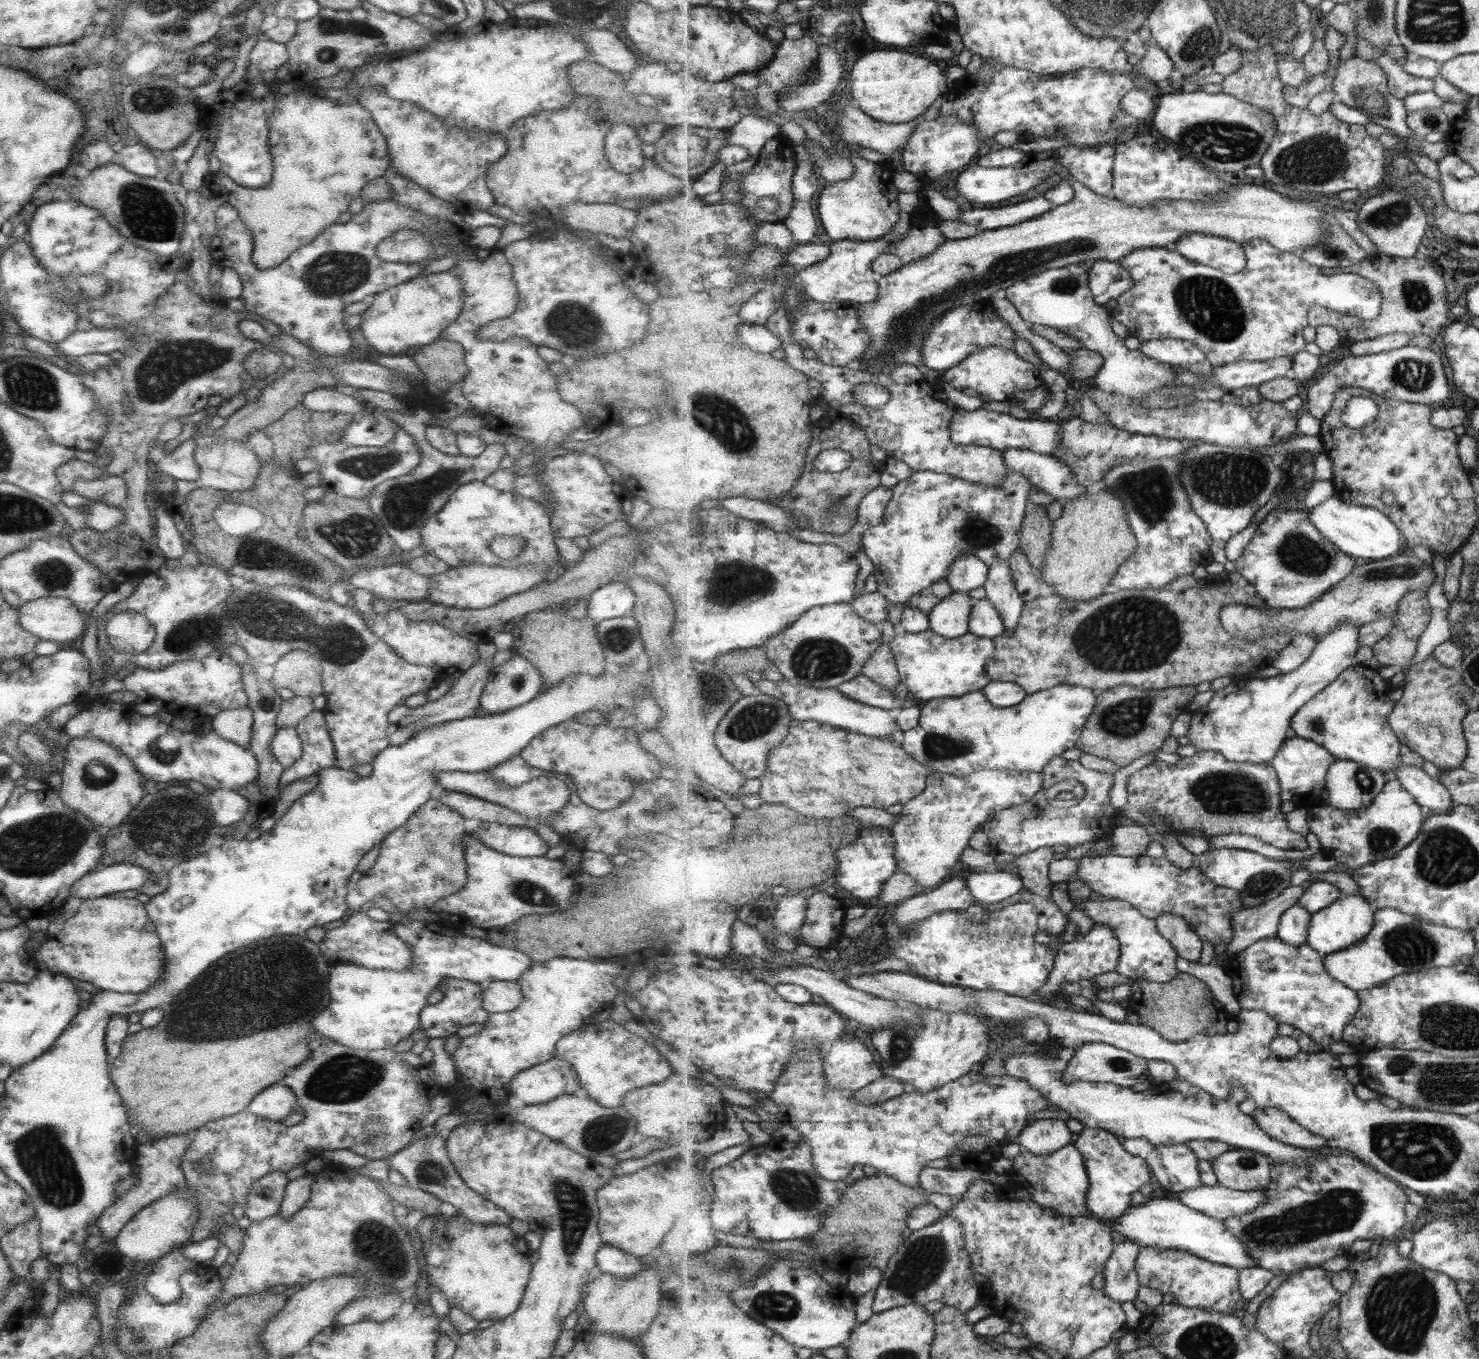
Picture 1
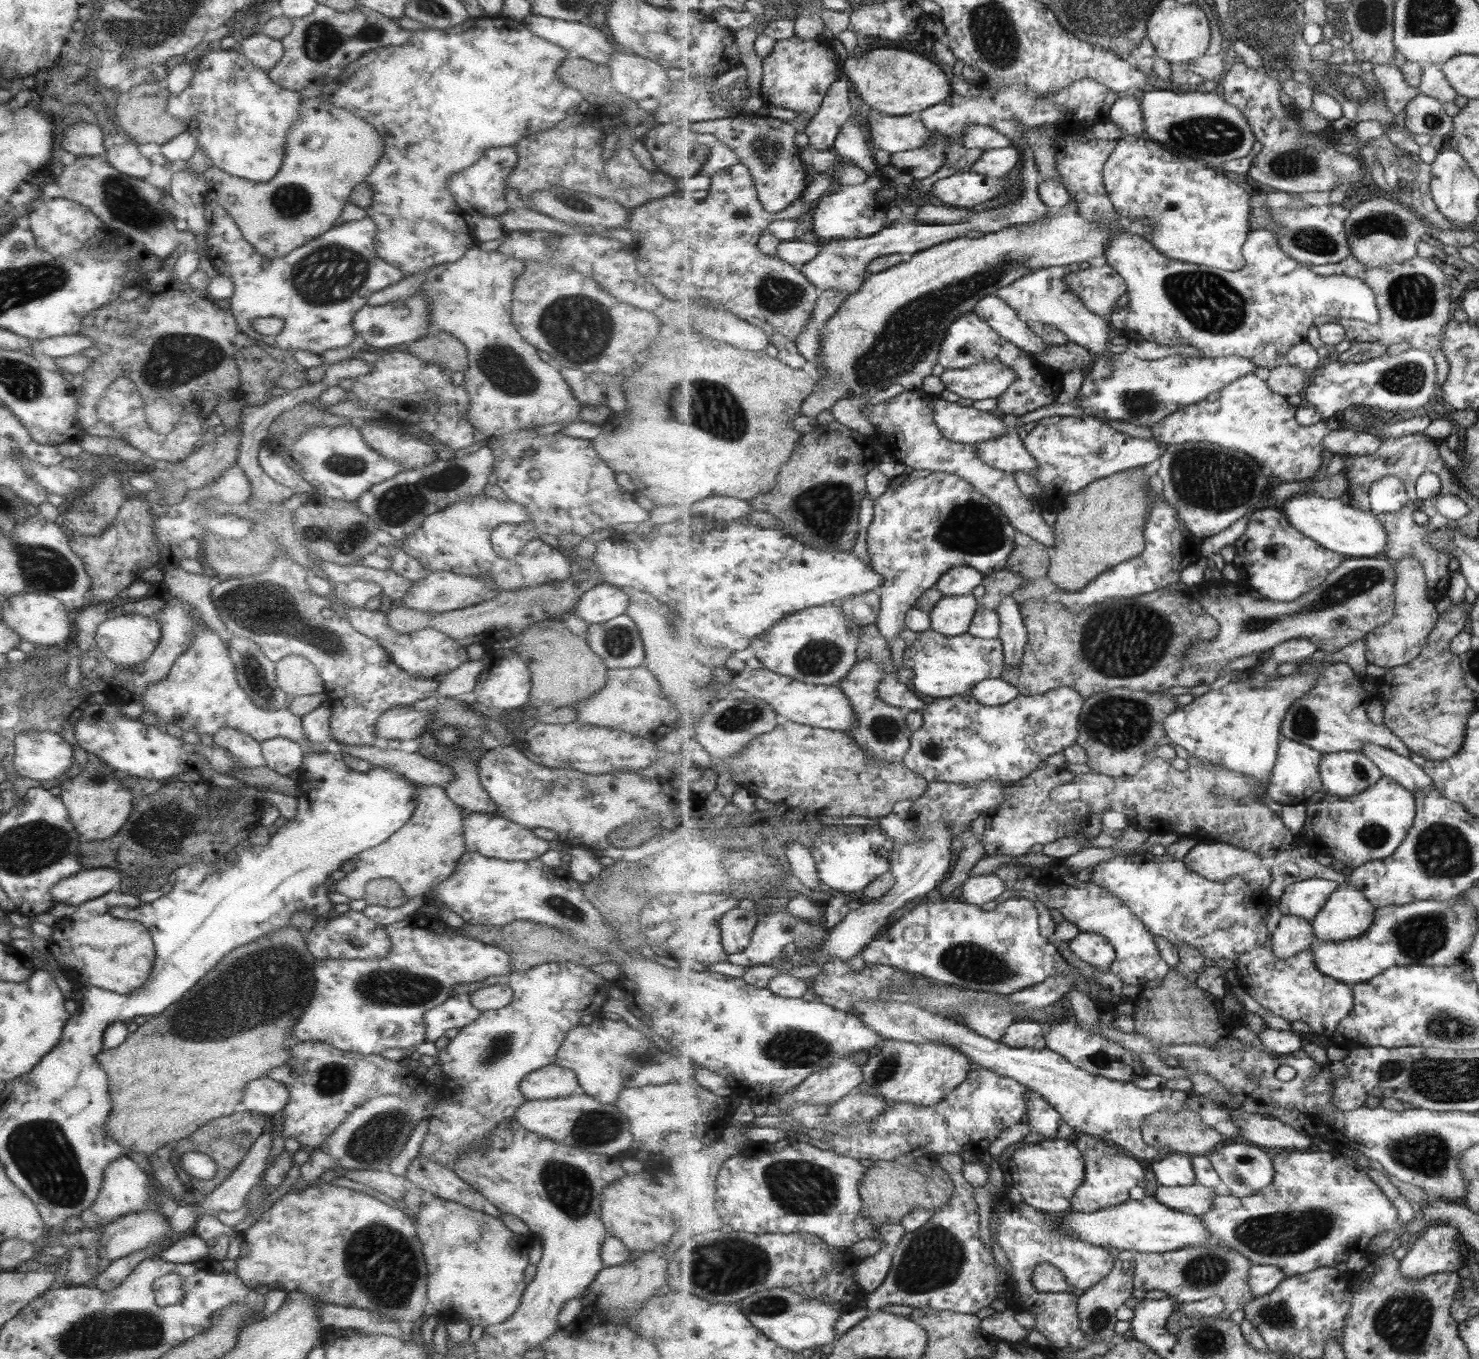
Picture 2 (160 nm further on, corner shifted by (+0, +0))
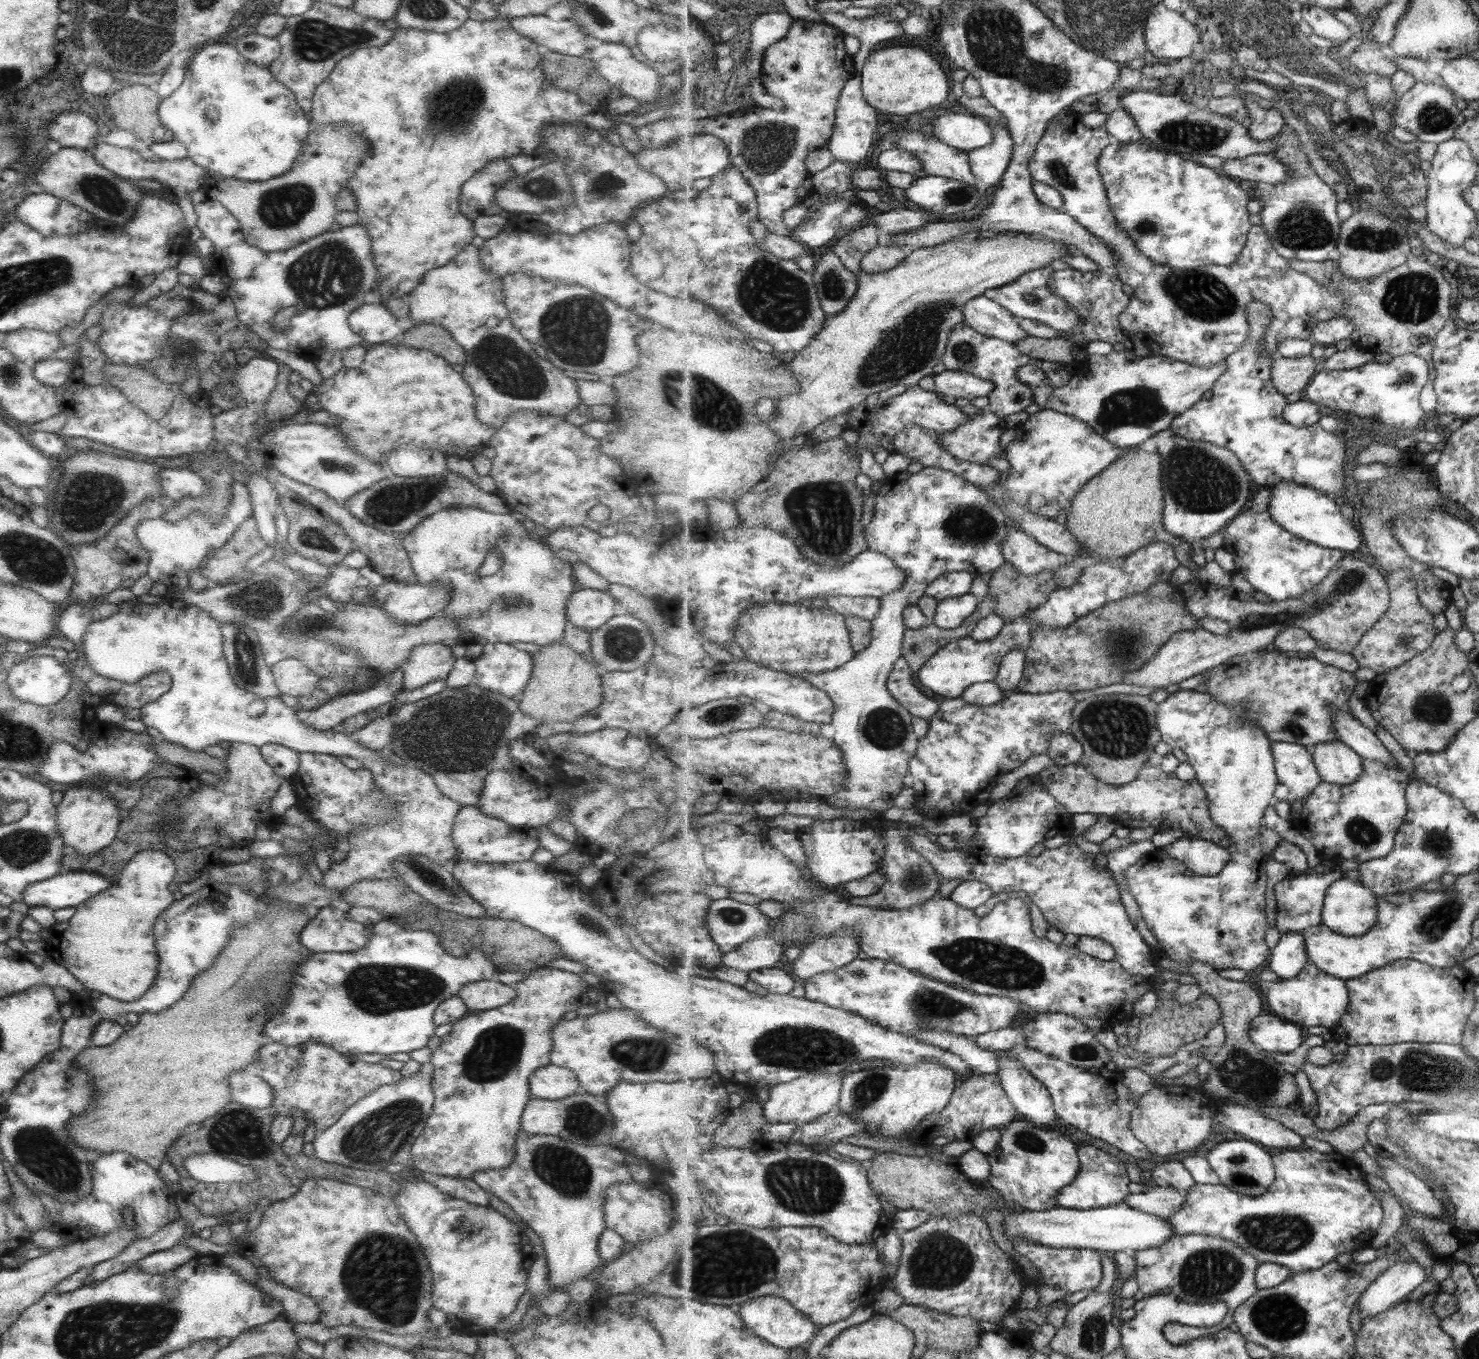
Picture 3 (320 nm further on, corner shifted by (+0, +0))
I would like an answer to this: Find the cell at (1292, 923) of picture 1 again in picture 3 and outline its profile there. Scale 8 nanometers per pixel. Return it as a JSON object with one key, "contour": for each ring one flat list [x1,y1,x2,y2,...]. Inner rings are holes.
{"contour":[[1305,932,1280,934,1280,940,1272,949,1268,967,1281,978,1297,978,1310,963,1305,945]]}

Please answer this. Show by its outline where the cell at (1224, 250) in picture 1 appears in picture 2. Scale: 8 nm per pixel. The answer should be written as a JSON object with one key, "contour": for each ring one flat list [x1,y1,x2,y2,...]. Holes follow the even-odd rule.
{"contour":[[1123,134,1104,166,1103,176,1107,192,1120,216,1132,216,1140,227,1144,225,1141,234,1167,258,1224,271,1241,270,1246,265,1243,249,1253,231,1250,225,1251,194,1224,172,1217,172,1205,162,1177,155,1154,139]]}

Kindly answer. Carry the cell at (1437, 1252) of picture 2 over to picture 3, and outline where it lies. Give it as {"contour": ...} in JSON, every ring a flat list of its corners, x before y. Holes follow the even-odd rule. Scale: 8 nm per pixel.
{"contour":[[1413,1258,1397,1260,1387,1273,1379,1276,1358,1301,1360,1317,1377,1317,1402,1302,1426,1282,1427,1270]]}

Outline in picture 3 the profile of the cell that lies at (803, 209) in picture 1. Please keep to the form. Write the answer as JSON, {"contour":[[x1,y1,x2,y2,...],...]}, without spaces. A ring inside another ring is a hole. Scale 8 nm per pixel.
{"contour":[[847,159,835,161,829,168,814,175,815,192,827,193,829,197,850,193,853,186,853,168]]}

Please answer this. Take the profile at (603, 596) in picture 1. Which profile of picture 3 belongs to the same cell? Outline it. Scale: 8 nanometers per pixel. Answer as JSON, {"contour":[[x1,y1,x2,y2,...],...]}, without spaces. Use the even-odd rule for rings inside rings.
{"contour":[[576,588,565,608,567,622,589,634,615,614,614,602,607,592]]}

